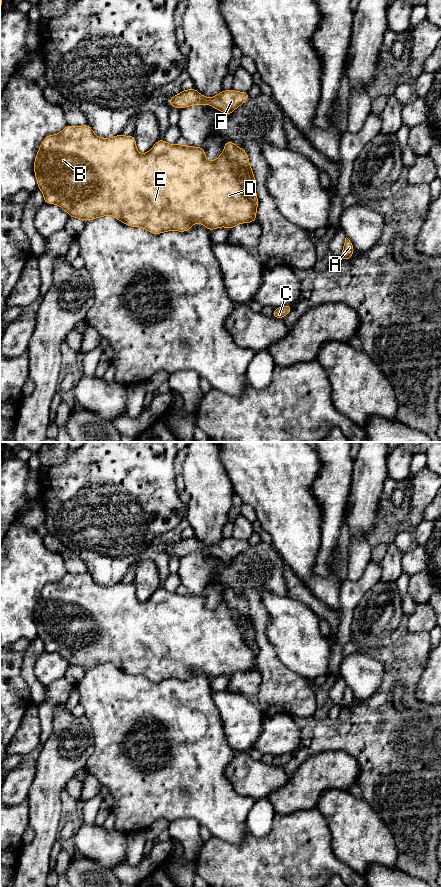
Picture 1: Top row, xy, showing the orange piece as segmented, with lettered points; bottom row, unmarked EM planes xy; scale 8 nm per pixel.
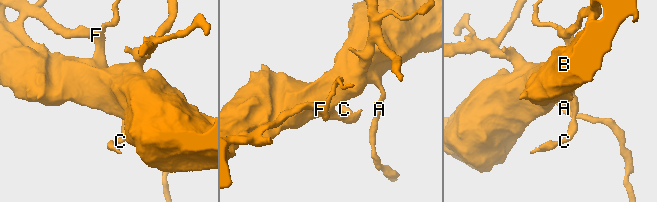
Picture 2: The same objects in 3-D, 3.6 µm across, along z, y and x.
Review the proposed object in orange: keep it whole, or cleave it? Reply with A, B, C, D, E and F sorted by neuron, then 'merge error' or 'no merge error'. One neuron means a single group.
A B D E / C F | merge error

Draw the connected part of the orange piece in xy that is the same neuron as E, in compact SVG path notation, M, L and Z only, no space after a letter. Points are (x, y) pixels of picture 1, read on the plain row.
M89 572L67 573L60 581L44 586L35 606L34 621L38 637L44 643L44 651L56 652L70 665L84 670L111 663L127 674L141 675L157 683L167 679L185 680L197 671L203 672L208 679L220 675L231 678L237 672L257 668L257 654L244 637L254 621L244 618L235 620L224 599L216 608L209 609L202 595L171 593L161 586L147 601L140 602L133 583L100 586Z

